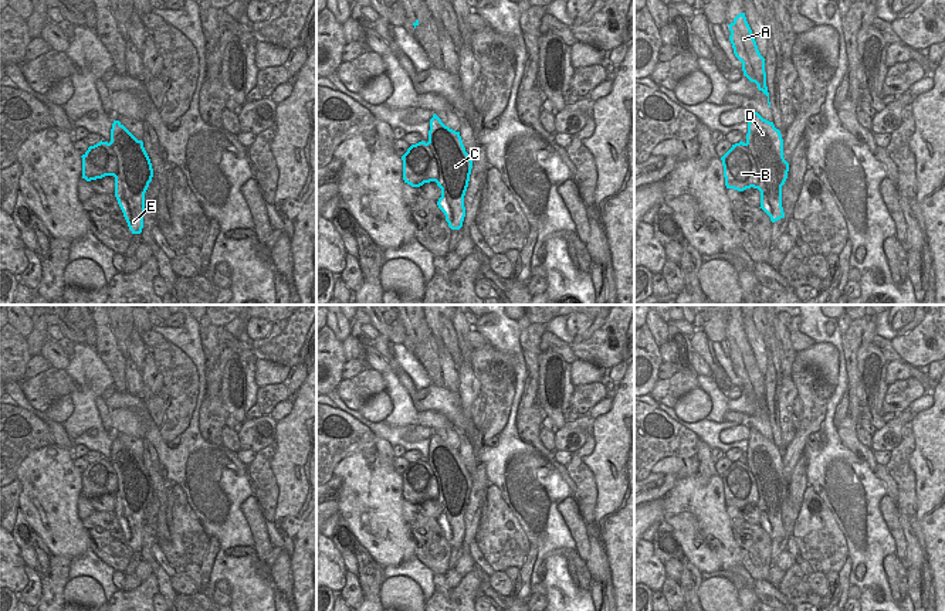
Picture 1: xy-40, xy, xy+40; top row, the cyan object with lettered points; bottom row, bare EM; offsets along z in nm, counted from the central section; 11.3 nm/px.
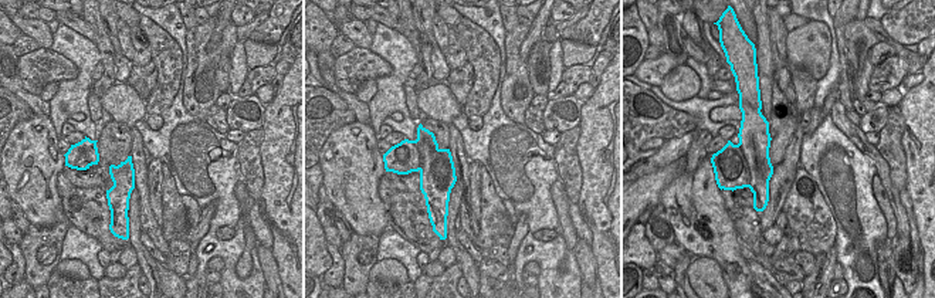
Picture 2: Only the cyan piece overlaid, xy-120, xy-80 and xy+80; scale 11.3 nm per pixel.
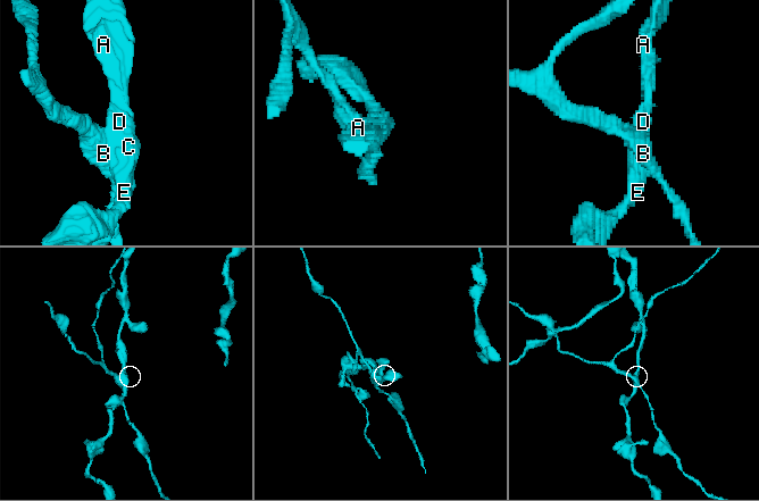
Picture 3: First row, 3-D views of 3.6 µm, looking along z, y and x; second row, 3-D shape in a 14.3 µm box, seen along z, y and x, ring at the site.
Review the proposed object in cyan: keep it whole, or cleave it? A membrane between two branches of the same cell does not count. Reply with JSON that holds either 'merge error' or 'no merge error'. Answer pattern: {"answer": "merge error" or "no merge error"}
{"answer": "merge error"}

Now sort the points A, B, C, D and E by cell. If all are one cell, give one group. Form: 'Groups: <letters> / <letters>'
Groups: A C D E / B.

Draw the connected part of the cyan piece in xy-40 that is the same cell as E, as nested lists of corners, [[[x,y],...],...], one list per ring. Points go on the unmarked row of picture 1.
[[[114,438],[109,459],[116,478],[115,515],[132,551],[143,546],[145,510],[153,495],[150,476],[138,458],[119,438]]]

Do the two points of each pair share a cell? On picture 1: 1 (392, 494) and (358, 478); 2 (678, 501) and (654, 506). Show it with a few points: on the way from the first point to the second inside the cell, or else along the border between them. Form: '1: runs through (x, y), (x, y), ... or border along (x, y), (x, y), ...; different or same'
1: runs through (383, 494), (375, 494), (366, 485); same
2: border along (661, 498), (663, 519); different

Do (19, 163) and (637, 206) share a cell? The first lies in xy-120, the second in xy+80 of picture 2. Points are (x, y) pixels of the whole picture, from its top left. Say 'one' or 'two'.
two

